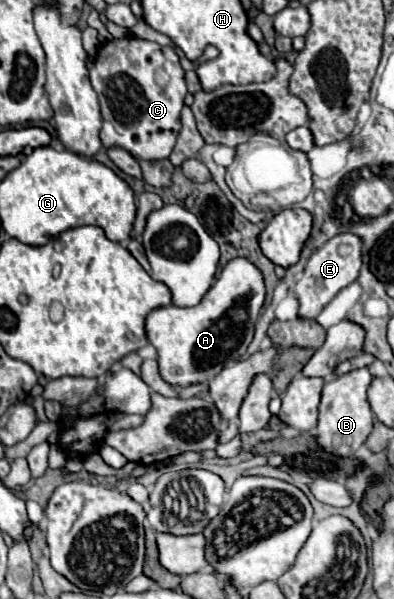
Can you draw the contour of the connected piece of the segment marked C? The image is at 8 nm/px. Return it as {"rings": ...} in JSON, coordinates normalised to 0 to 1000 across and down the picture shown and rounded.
{"rings":[[[317,60],[317,63],[287,67],[256,77],[226,124],[231,124],[231,140],[241,154],[251,157],[251,174],[256,174],[256,194],[261,194],[256,237],[261,244],[266,247],[302,244],[348,267],[429,264],[444,244],[444,234],[449,234],[449,217],[459,214],[459,177],[464,177],[464,160],[475,157],[470,117],[459,114],[444,80],[404,77],[398,70],[358,67],[343,60]]]}

